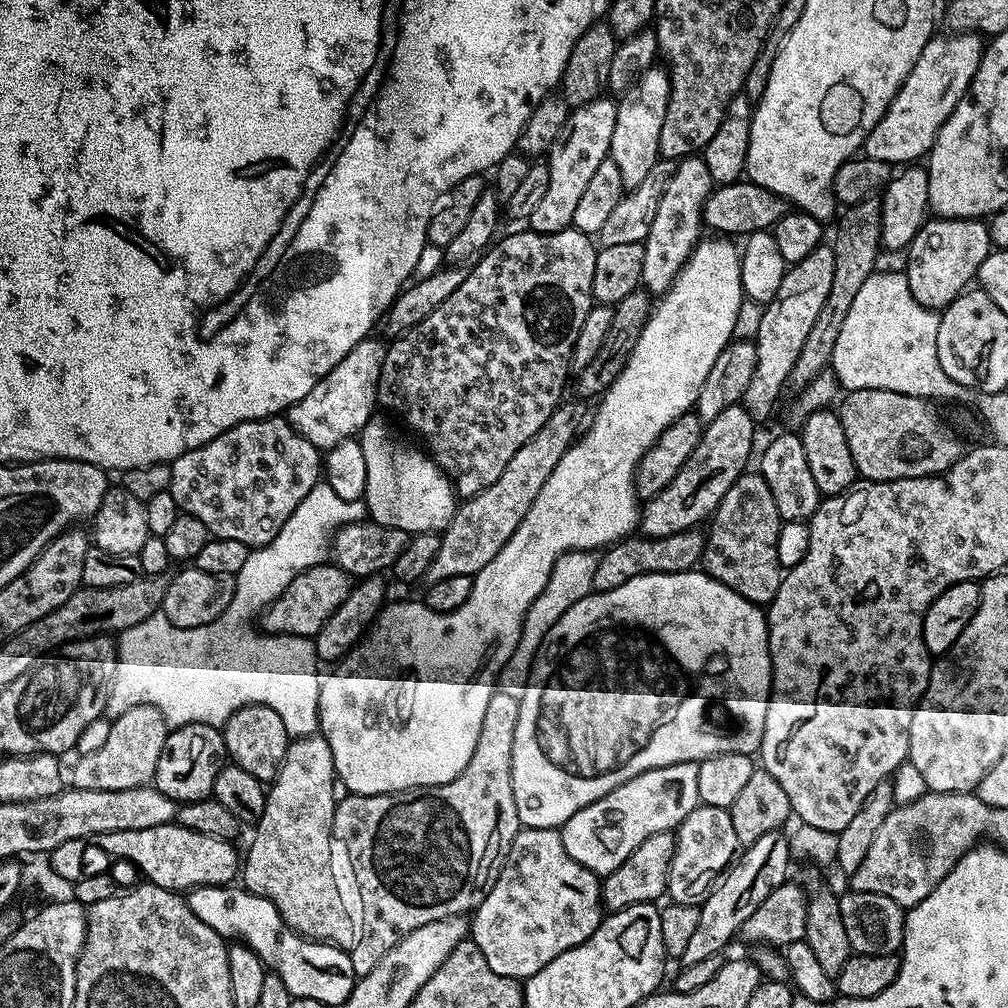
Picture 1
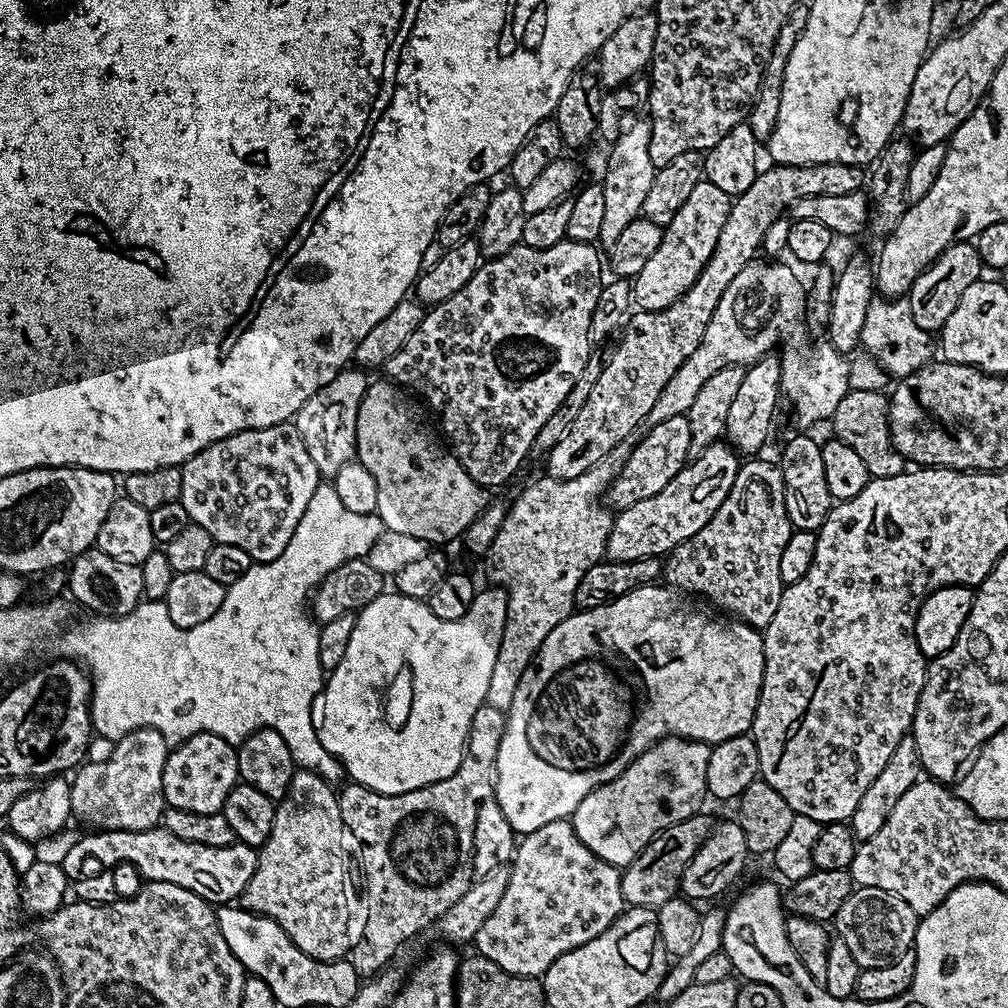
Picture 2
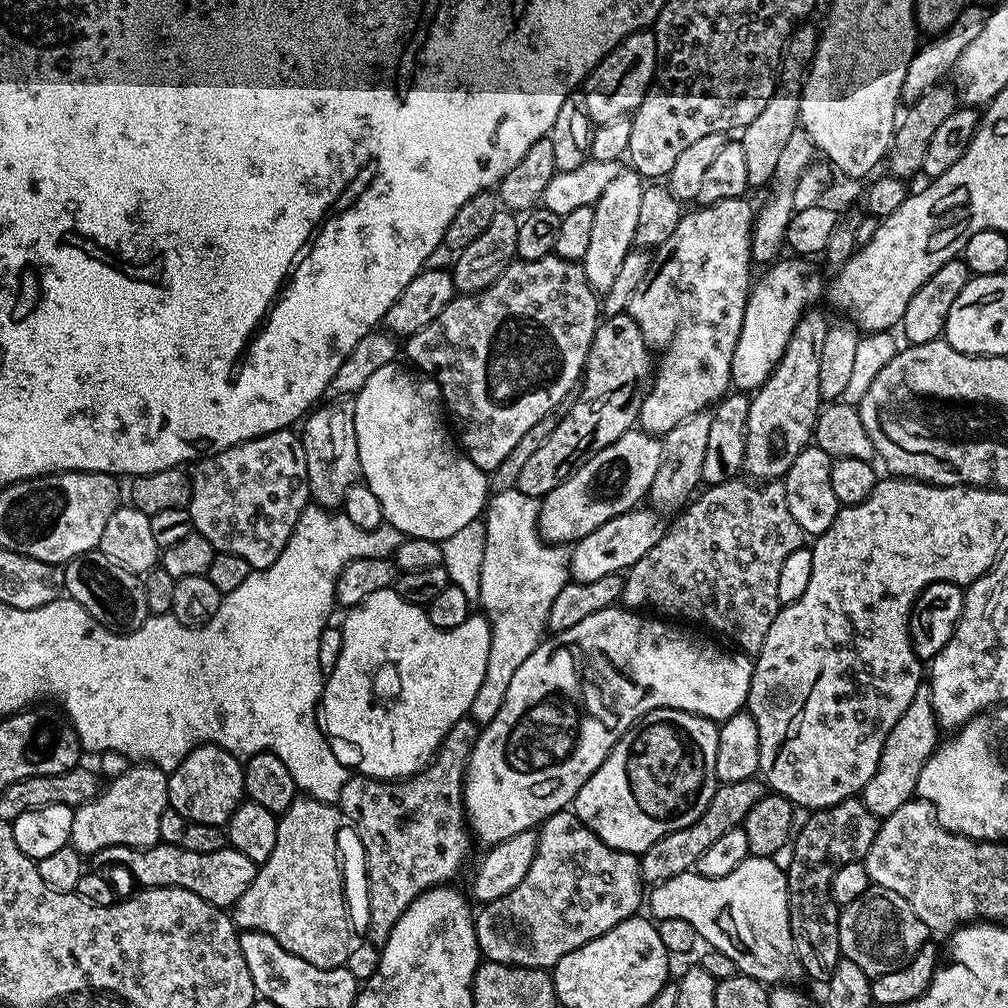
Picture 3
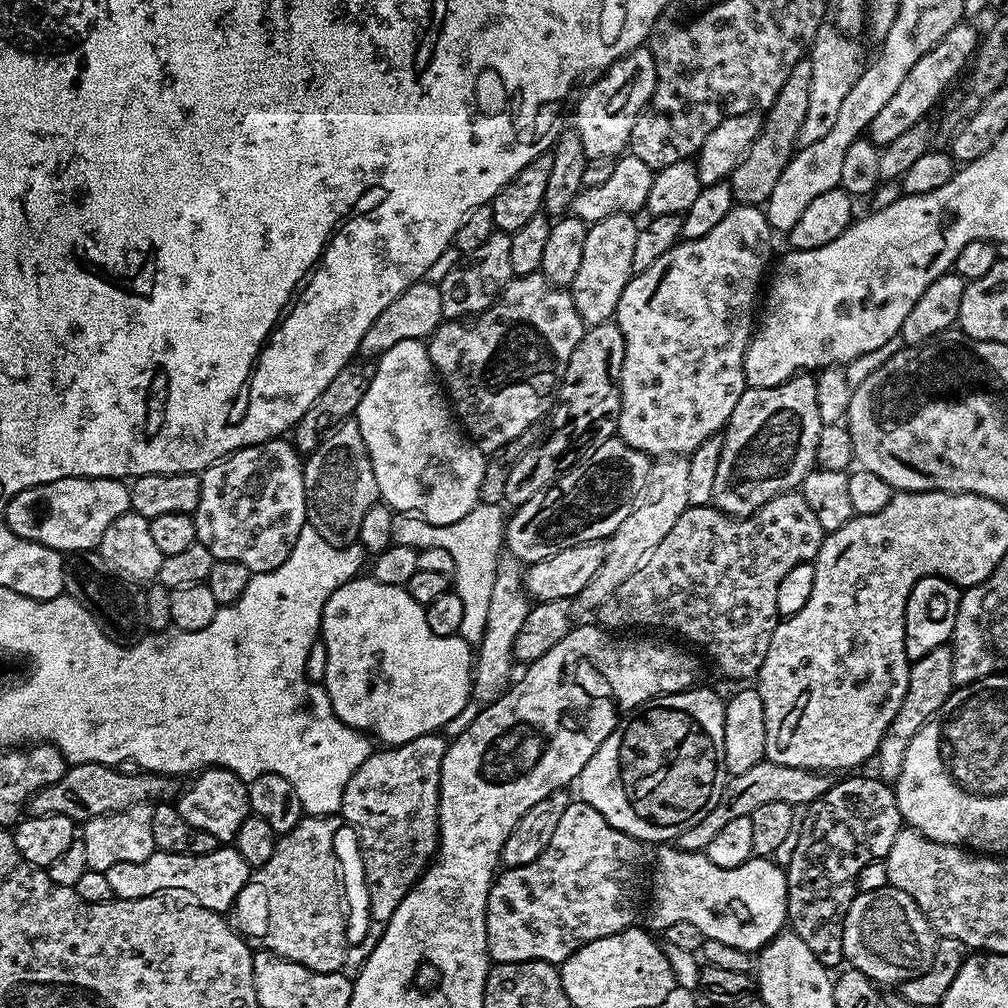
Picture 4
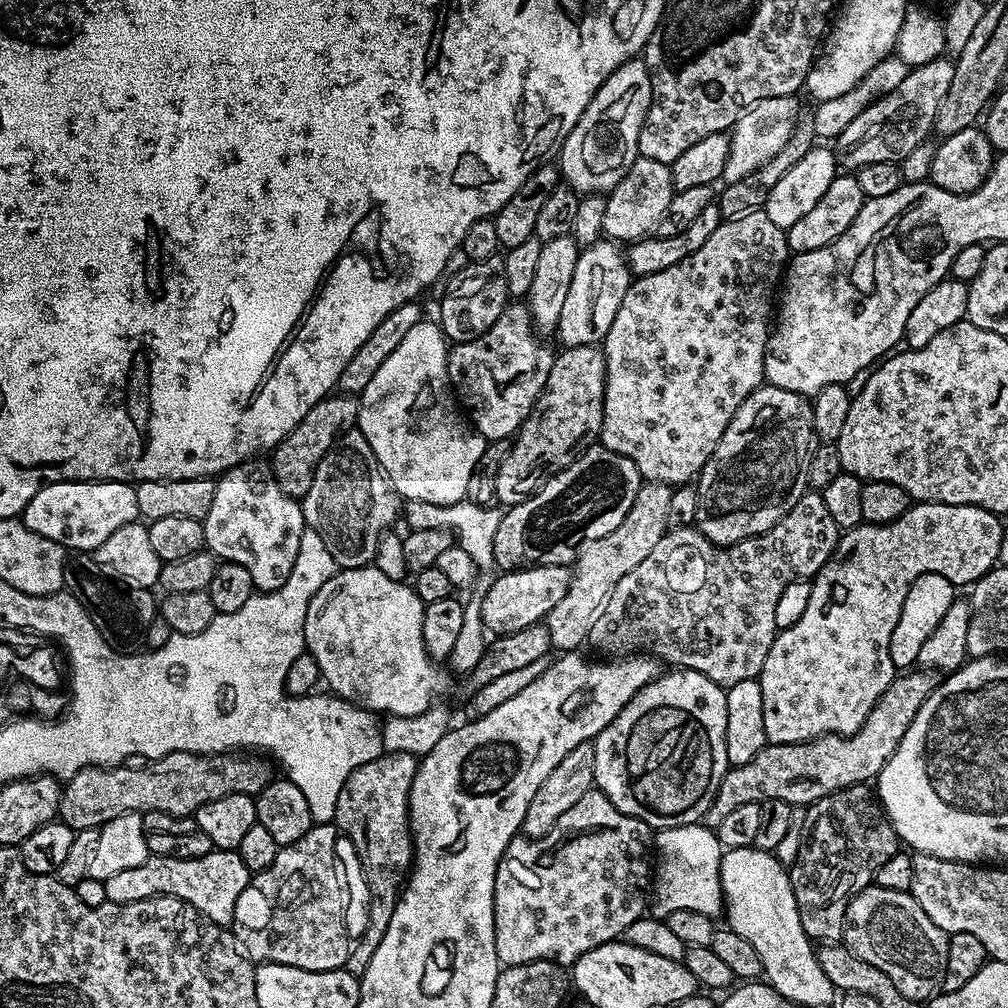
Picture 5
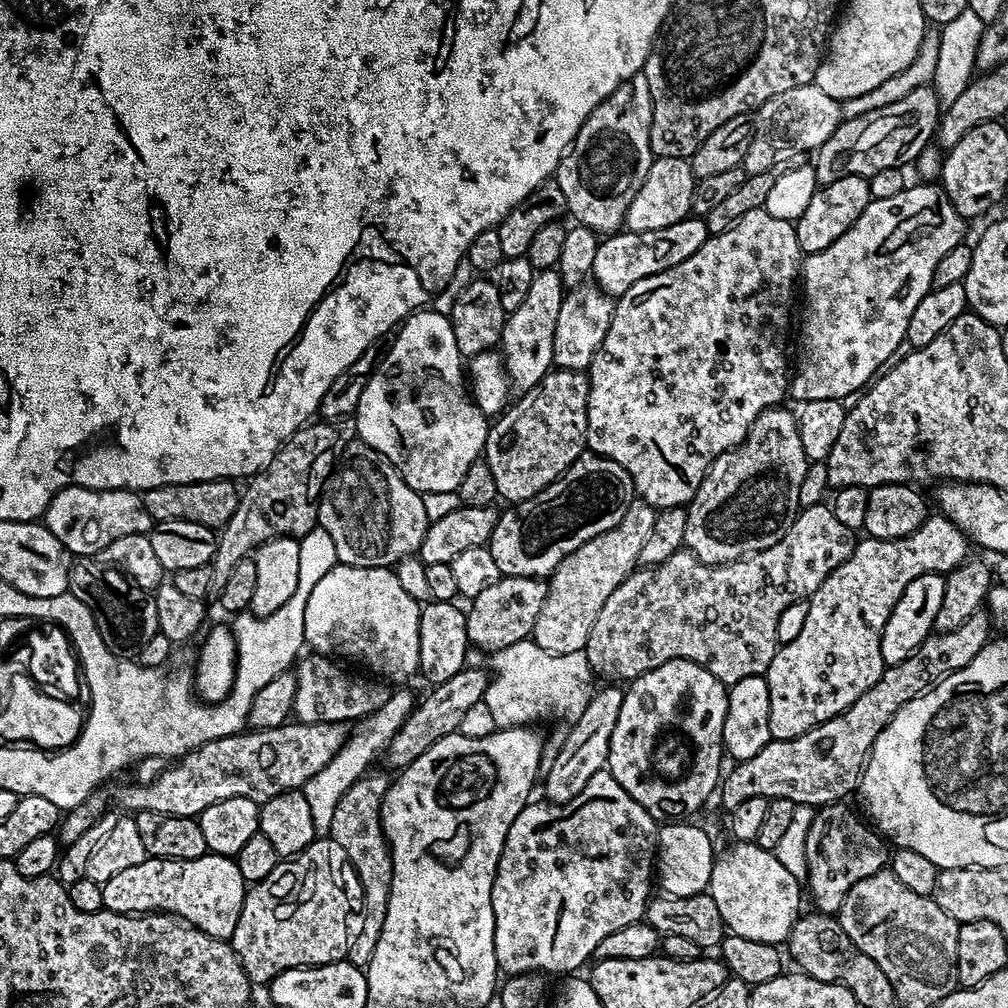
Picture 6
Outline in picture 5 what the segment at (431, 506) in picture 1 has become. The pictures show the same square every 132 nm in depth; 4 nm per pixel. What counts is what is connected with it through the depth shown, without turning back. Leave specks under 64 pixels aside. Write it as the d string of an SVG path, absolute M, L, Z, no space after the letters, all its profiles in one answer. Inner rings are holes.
M422 322L414 330L406 333L406 338L398 342L398 350L382 362L378 374L370 378L370 386L359 393L360 419L358 431L370 442L376 460L384 469L388 483L404 500L432 502L434 504L456 504L466 497L466 486L470 474L482 458L486 443L483 436L471 427L465 413L458 407L458 401L448 383L448 350L450 344L439 323Z

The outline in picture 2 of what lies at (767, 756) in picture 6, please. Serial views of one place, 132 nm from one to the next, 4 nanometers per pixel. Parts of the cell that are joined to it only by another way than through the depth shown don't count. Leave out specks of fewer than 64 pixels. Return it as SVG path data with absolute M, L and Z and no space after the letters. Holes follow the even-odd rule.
M697 814L682 822L674 822L666 830L662 830L640 851L620 874L622 894L625 905L633 908L660 908L662 902L670 902L680 892L682 874L686 874L686 866L690 866L690 858L706 842L712 833L714 820L705 814Z

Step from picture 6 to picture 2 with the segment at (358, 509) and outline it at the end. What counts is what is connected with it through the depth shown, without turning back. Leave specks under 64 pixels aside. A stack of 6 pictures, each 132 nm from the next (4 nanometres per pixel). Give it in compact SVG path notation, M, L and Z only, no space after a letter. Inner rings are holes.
M349 366L334 378L334 382L326 382L318 394L314 394L294 417L294 423L302 442L306 446L306 454L310 454L314 466L321 477L335 478L342 466L353 463L356 455L356 423L358 422L358 406L362 406L362 398L370 383L369 377L359 367Z

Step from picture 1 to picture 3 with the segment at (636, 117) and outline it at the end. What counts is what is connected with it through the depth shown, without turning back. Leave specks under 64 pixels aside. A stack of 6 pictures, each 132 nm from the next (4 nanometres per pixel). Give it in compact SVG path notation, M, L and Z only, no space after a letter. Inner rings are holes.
M621 170L618 178L614 178L614 182L606 186L606 190L602 190L594 206L594 227L582 263L586 278L597 294L610 290L626 254L633 251L638 230L638 210L642 206L645 187L645 181L637 172Z

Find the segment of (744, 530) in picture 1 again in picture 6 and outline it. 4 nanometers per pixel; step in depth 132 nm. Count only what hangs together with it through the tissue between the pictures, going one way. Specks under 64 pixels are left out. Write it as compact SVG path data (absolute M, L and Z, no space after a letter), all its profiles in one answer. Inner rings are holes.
M821 502L809 508L801 508L797 512L790 530L786 530L786 534L782 534L782 538L778 542L774 542L774 546L766 546L766 550L758 550L753 556L746 556L743 560L731 560L729 564L704 564L693 552L681 550L675 552L670 558L666 558L666 562L641 567L630 573L622 582L622 586L618 586L618 590L614 590L614 594L610 594L610 598L606 598L605 604L602 605L602 611L599 612L598 618L590 630L590 638L586 638L583 652L586 654L586 662L590 662L593 677L600 679L601 676L604 682L631 682L671 660L694 662L698 666L710 670L710 674L714 674L714 678L718 678L725 686L730 686L734 682L742 682L742 678L765 675L778 647L776 642L778 618L782 618L786 606L794 606L794 602L802 602L811 598L818 590L818 586L822 586L822 582L826 582L826 578L830 578L830 574L834 574L834 570L838 570L838 566L842 566L842 562L846 562L846 558L850 558L850 554L856 549L857 539L857 533L853 529L842 526L842 522L838 522L838 518L834 518L831 507L827 503Z

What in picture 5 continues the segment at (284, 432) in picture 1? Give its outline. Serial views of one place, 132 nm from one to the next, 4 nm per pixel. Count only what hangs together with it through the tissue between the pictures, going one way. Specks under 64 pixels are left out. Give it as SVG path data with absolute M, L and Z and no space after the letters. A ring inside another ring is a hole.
M264 458L243 460L238 466L220 473L216 480L214 503L210 505L210 514L206 514L202 523L205 545L214 550L221 561L229 560L238 566L246 566L246 570L250 570L250 578L254 578L257 593L278 590L286 578L290 578L290 570L294 570L298 546L302 546L302 534L306 527L301 501L284 493L274 478L271 463Z

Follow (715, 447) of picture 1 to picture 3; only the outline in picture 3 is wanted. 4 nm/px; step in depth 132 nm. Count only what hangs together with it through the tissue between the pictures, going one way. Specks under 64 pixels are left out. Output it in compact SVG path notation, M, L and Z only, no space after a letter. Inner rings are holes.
M637 506L610 522L602 522L598 530L590 530L586 538L577 540L571 545L568 557L568 570L572 580L594 582L597 578L606 578L606 574L623 573L634 566L642 554L646 554L664 537L666 520L659 511L648 506Z

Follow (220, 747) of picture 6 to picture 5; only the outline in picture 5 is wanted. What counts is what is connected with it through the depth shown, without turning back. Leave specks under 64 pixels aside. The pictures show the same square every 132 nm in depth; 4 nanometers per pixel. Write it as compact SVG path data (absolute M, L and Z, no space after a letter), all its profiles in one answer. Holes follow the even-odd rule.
M175 752L158 757L142 770L123 766L83 768L63 785L59 819L76 832L81 832L87 828L100 829L110 822L110 818L118 818L127 812L195 817L196 811L206 806L206 802L214 802L214 798L226 798L226 794L255 797L273 780L274 764L271 759L256 754L251 760L248 756L251 755L222 752L218 756L204 756L200 752Z

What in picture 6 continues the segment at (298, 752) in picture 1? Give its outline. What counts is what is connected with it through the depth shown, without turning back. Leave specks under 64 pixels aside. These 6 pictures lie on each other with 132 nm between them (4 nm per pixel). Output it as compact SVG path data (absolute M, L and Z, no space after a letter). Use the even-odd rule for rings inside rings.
M317 838L297 856L281 859L266 878L245 891L242 914L238 914L238 926L234 926L230 943L253 985L267 985L278 974L291 968L333 964L347 957L358 928L358 916L352 913L352 896L348 893L349 868L346 854L338 842L331 838Z

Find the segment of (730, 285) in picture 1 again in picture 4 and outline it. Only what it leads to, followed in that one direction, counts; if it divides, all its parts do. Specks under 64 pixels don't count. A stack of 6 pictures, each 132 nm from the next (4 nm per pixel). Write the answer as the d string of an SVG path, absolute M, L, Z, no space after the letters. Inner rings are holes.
M371 578L347 580L342 586L338 586L338 590L334 590L334 594L330 594L330 598L326 598L326 606L322 606L319 639L326 646L326 670L322 683L334 706L334 714L339 720L346 722L346 726L357 728L365 734L371 734L377 741L380 739L379 743L384 746L405 744L414 738L422 738L422 734L440 732L444 730L444 727L447 729L452 719L467 706L472 695L473 649L459 634L454 636L434 634L434 630L430 630L430 625L426 622L424 609L425 605L414 602L414 598L410 598L407 587L390 586L386 582L378 582Z

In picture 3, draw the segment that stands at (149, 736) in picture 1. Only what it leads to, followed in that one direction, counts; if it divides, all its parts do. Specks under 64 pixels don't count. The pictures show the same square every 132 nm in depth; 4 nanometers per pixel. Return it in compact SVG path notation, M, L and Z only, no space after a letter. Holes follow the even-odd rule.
M143 762L133 763L126 770L126 774L111 777L100 795L75 809L71 847L81 854L91 854L106 850L110 846L152 848L155 844L161 843L158 826L162 823L162 814L169 808L168 777L169 773L163 772L160 768L155 768L153 764Z

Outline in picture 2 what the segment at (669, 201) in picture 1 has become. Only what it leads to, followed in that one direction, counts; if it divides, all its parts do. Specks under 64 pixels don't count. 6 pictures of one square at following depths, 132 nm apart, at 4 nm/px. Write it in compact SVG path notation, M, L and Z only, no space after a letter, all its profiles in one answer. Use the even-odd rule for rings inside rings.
M701 178L698 186L694 186L686 202L682 202L678 214L674 214L672 221L664 228L664 237L658 250L654 250L646 266L642 266L640 273L631 281L632 298L639 311L660 312L694 286L710 254L714 254L714 246L718 246L718 234L722 234L732 201L733 197L728 196L726 190L718 190L718 186L709 180Z

